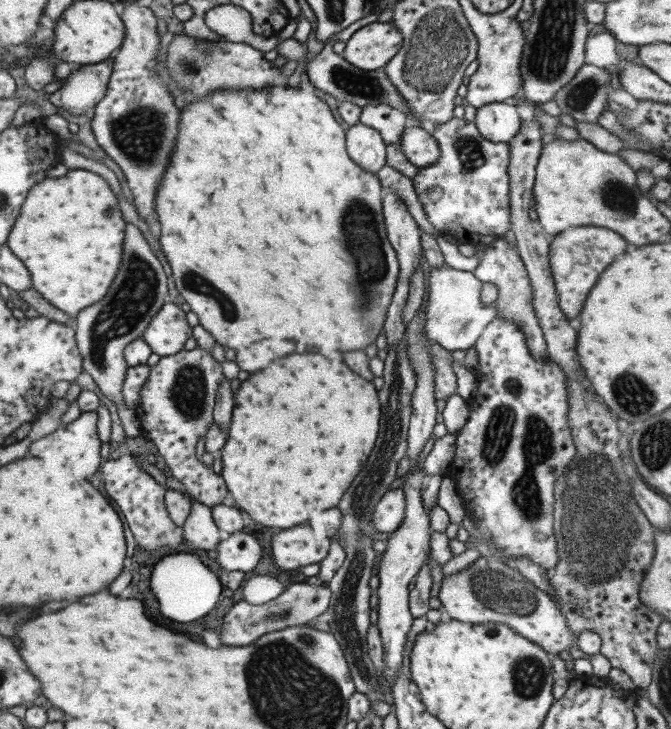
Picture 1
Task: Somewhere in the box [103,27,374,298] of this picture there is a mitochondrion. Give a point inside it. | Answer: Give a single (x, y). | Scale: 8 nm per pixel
(141, 134)

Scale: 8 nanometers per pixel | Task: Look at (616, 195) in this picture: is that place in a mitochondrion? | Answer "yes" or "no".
yes

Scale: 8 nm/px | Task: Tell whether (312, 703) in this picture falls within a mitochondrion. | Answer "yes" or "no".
yes

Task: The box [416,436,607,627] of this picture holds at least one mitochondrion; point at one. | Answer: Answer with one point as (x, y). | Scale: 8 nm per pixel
(501, 592)

